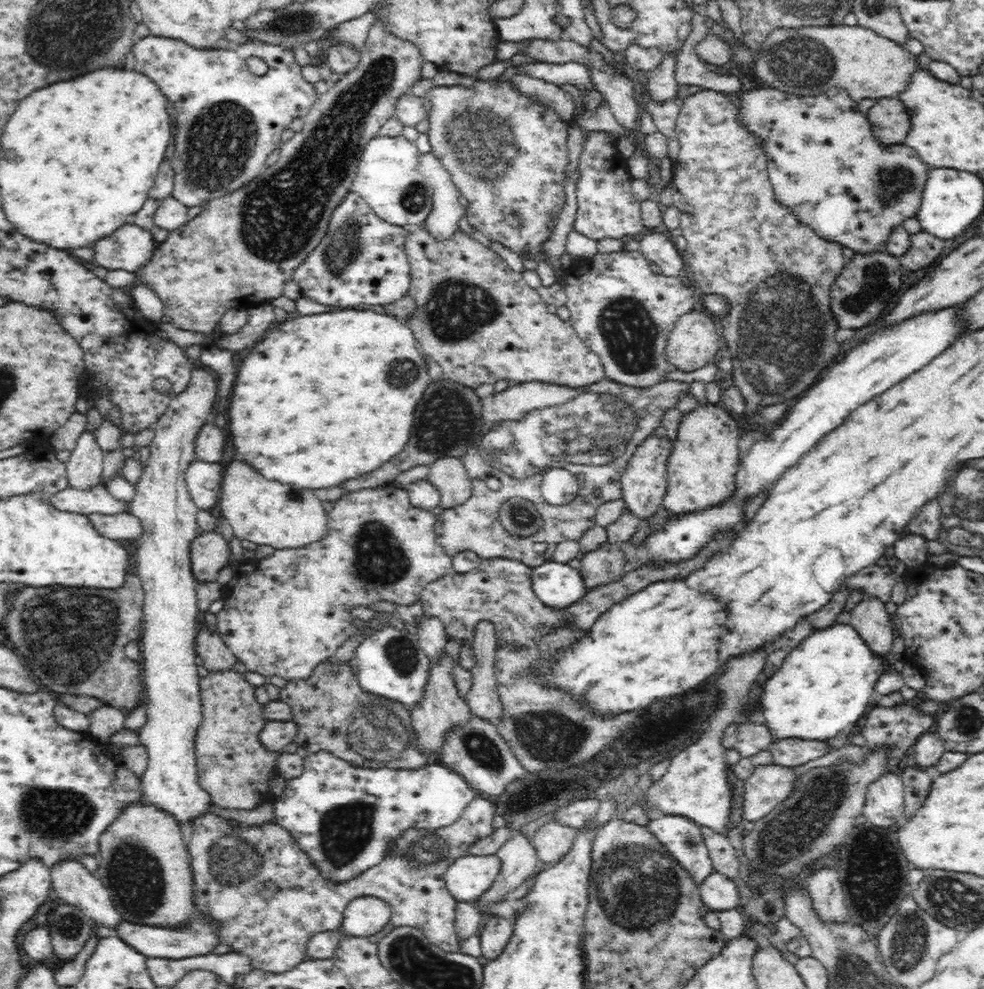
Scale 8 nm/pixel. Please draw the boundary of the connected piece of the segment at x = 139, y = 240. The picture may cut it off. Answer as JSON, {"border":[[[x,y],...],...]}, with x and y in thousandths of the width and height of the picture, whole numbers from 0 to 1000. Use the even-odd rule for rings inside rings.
{"border":[[[129,224],[92,247],[93,263],[98,269],[108,273],[135,276],[152,263],[159,249],[152,234]]]}

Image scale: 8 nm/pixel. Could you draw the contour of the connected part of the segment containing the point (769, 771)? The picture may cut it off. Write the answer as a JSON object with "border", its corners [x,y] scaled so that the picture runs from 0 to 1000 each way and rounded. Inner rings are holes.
{"border":[[[791,772],[772,775],[756,790],[754,828],[768,832],[776,828],[793,811],[797,811],[809,791],[805,778]]]}

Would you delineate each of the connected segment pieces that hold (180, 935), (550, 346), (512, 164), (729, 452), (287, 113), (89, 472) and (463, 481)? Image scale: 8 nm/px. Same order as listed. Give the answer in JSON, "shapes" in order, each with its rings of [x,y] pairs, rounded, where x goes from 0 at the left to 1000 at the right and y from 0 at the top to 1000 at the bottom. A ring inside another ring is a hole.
{"shapes":[[[[201,925],[198,927],[195,937],[183,938],[183,940],[136,935],[127,931],[122,932],[122,934],[115,939],[116,942],[118,942],[118,946],[124,950],[124,952],[127,952],[130,957],[133,957],[136,961],[139,961],[148,968],[181,971],[194,967],[210,966],[224,954],[223,950],[221,950],[221,946],[216,944],[216,938],[214,938],[214,936],[211,931],[207,931],[207,928]]],[[[433,228],[413,232],[411,249],[412,259],[417,270],[416,298],[422,304],[422,310],[416,313],[413,326],[420,334],[427,350],[429,350],[429,354],[433,358],[433,363],[445,368],[449,372],[452,382],[457,386],[482,394],[489,388],[502,388],[507,384],[525,387],[552,386],[571,390],[587,390],[589,392],[589,390],[596,390],[597,388],[602,388],[615,382],[610,362],[586,340],[579,326],[573,326],[573,324],[569,324],[561,315],[557,315],[556,306],[551,303],[551,299],[543,291],[535,287],[535,283],[533,283],[529,275],[520,273],[504,254],[494,251],[490,245],[486,245],[478,237],[470,235],[470,231],[465,230],[456,240],[447,241],[439,238]],[[543,334],[547,334],[547,336],[555,334],[555,342],[543,342],[545,340],[545,338],[541,338]]],[[[506,79],[502,81],[487,80],[479,89],[473,89],[467,86],[459,86],[458,88],[441,87],[431,97],[437,100],[439,105],[439,109],[436,112],[434,132],[438,153],[449,163],[451,170],[455,172],[461,186],[465,189],[474,207],[473,220],[476,226],[495,239],[500,245],[507,245],[527,258],[549,258],[550,249],[562,232],[559,222],[565,220],[565,218],[567,219],[568,214],[572,211],[574,201],[573,182],[575,182],[574,172],[578,165],[576,156],[577,123],[569,119],[561,108],[551,106],[547,101],[541,101],[541,99],[533,97],[519,81],[506,82]]],[[[734,406],[709,410],[693,419],[689,439],[677,466],[678,496],[674,512],[679,520],[729,511],[739,505],[747,490],[750,473],[752,431]]],[[[153,34],[136,44],[132,60],[132,67],[139,72],[144,72],[144,74],[152,76],[152,79],[157,80],[157,82],[163,86],[163,90],[168,93],[169,98],[176,103],[177,110],[179,111],[179,138],[177,142],[178,152],[174,162],[174,168],[178,174],[175,198],[191,210],[193,210],[193,208],[203,208],[203,206],[207,206],[207,204],[213,204],[229,196],[234,196],[241,190],[259,181],[265,173],[268,172],[272,157],[286,148],[285,138],[287,138],[289,131],[293,130],[293,127],[295,127],[301,119],[308,119],[311,117],[311,115],[315,113],[315,109],[317,109],[319,103],[324,101],[321,89],[319,89],[317,84],[309,80],[309,76],[307,76],[307,67],[301,64],[301,59],[299,59],[299,48],[293,48],[293,46],[287,46],[287,43],[272,43],[259,40],[238,47],[234,50],[212,50],[193,47],[183,39],[161,37]],[[256,57],[261,57],[272,65],[273,70],[268,76],[260,77],[260,75],[256,75],[256,73],[252,71],[250,61],[256,59]]],[[[96,431],[87,432],[67,467],[71,491],[75,493],[88,494],[104,487],[105,455],[100,450],[98,437]]],[[[447,462],[436,470],[433,485],[445,495],[451,515],[465,512],[479,503],[475,474],[466,462]]]]}

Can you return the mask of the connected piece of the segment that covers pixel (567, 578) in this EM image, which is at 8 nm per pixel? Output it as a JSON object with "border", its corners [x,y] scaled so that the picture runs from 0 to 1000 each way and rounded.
{"border":[[[561,566],[541,574],[540,594],[549,609],[572,616],[593,603],[598,595],[588,576]]]}

